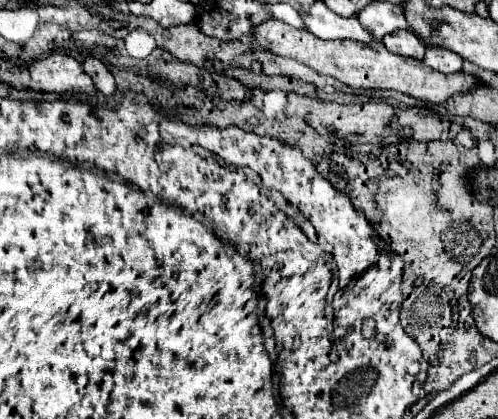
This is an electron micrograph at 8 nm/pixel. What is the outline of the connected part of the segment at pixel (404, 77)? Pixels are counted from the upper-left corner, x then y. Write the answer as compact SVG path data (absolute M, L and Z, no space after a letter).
M280 20L264 22L262 26L254 28L252 42L272 42L272 54L294 58L310 68L314 68L320 74L332 76L352 88L384 88L384 90L396 90L414 98L420 98L430 104L442 104L446 98L450 98L456 92L472 90L478 86L478 80L470 74L440 74L426 66L420 60L414 58L402 58L398 54L390 54L382 42L354 42L354 40L322 40L314 36L308 30L298 30L288 26Z

